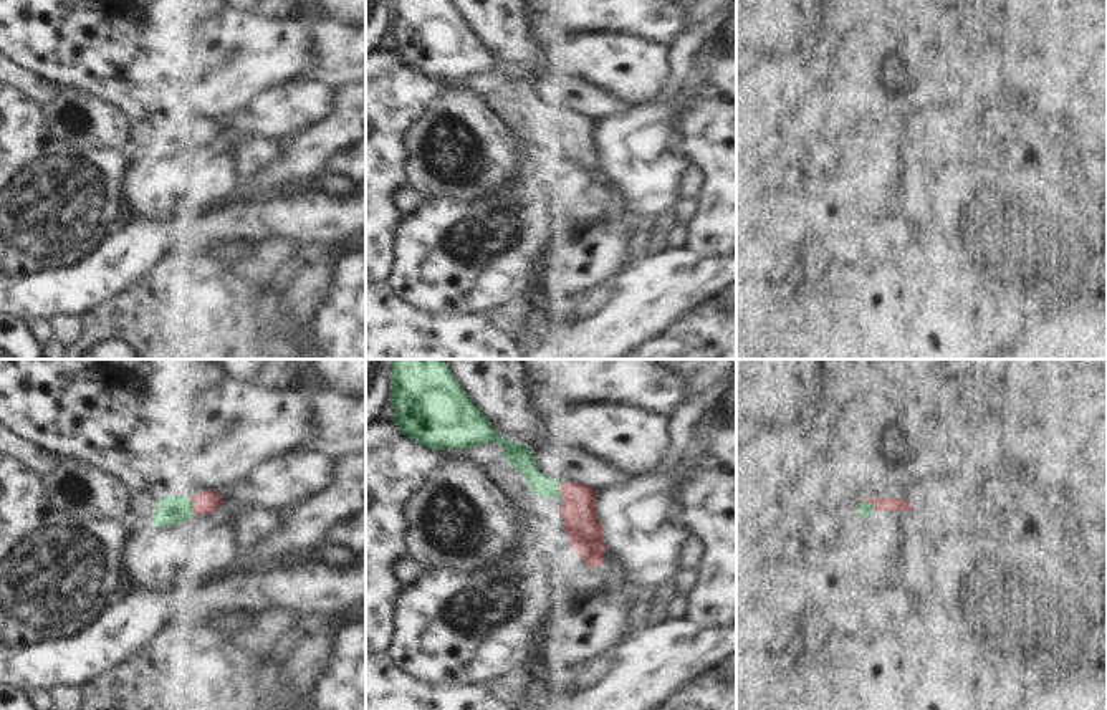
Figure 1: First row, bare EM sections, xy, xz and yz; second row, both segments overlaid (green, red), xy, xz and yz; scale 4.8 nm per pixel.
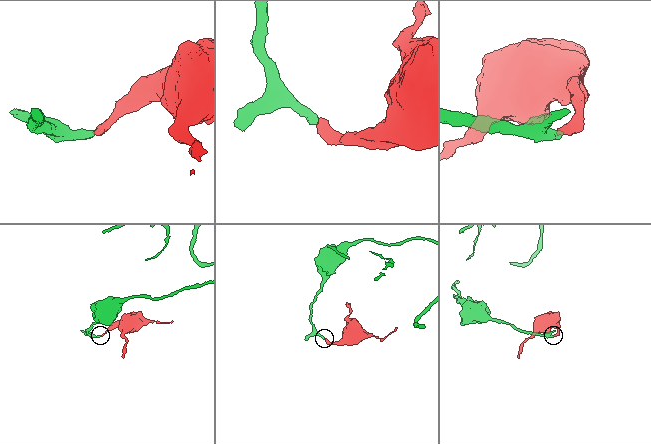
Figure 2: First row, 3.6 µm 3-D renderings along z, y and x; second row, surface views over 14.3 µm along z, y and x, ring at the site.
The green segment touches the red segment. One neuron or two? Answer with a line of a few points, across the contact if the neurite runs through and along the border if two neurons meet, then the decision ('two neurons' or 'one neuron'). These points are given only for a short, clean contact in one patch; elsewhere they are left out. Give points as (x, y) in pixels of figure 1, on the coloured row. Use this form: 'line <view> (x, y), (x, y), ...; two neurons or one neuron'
line yz (866, 508), (867, 502), (884, 503); one neuron

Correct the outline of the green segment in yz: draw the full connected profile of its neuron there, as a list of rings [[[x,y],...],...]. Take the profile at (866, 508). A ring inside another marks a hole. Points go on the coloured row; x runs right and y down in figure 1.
[[[870,497],[860,498],[859,511],[855,516],[870,516],[875,511],[912,511],[913,506],[908,501],[897,498],[880,498],[874,500]]]

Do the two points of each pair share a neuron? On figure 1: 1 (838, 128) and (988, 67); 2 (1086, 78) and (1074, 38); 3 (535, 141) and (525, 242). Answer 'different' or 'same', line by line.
1: different
2: same
3: same

